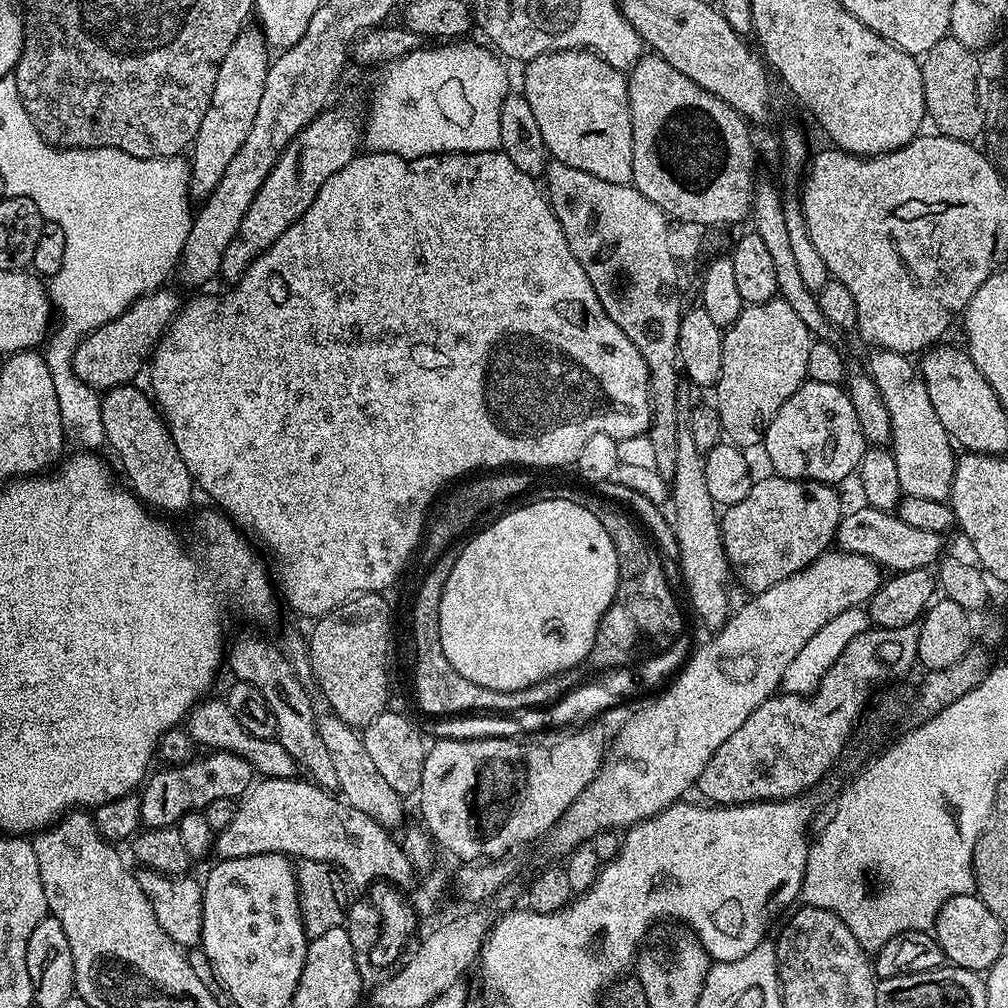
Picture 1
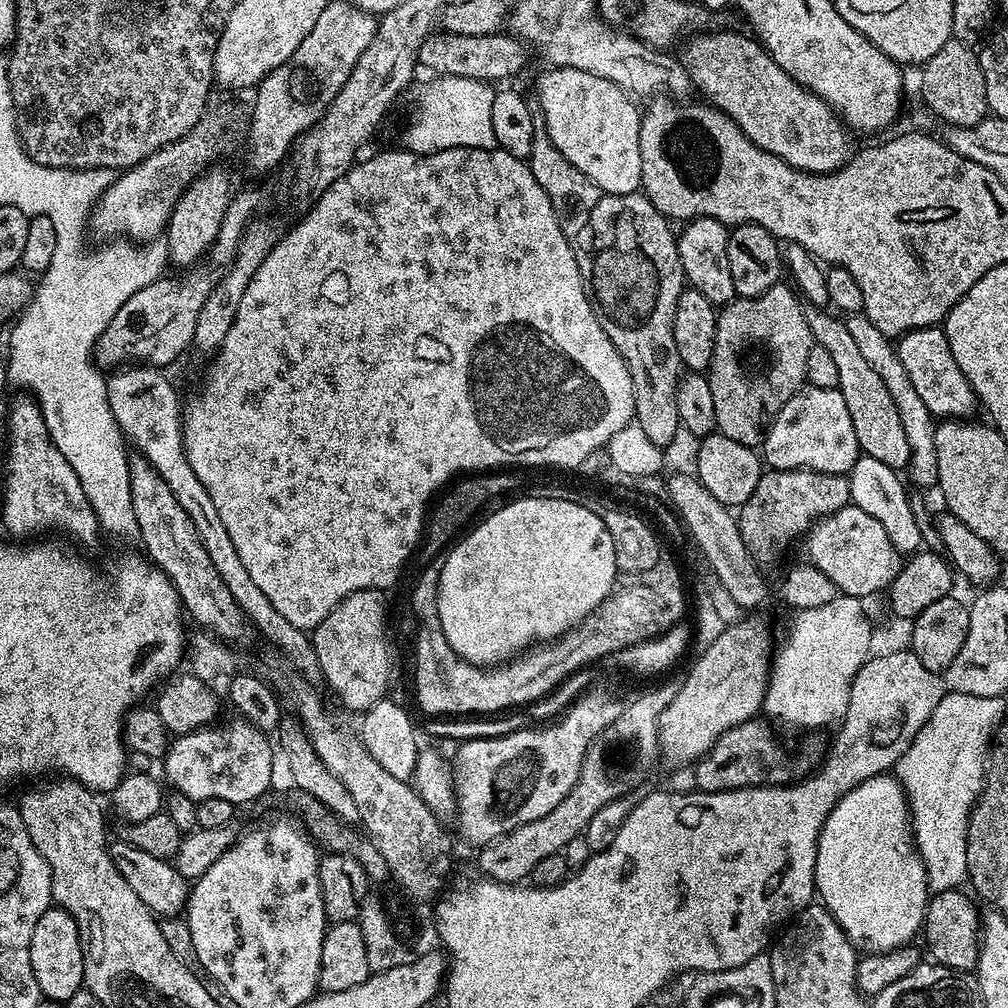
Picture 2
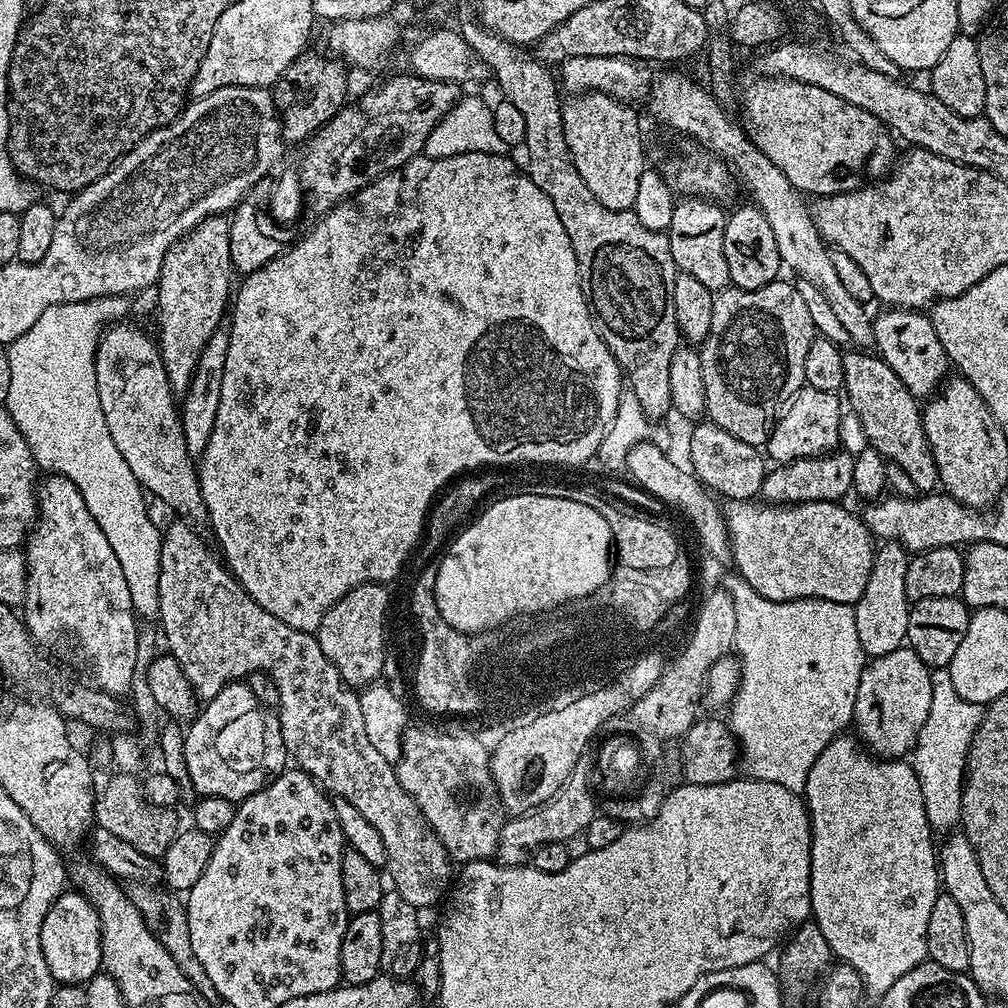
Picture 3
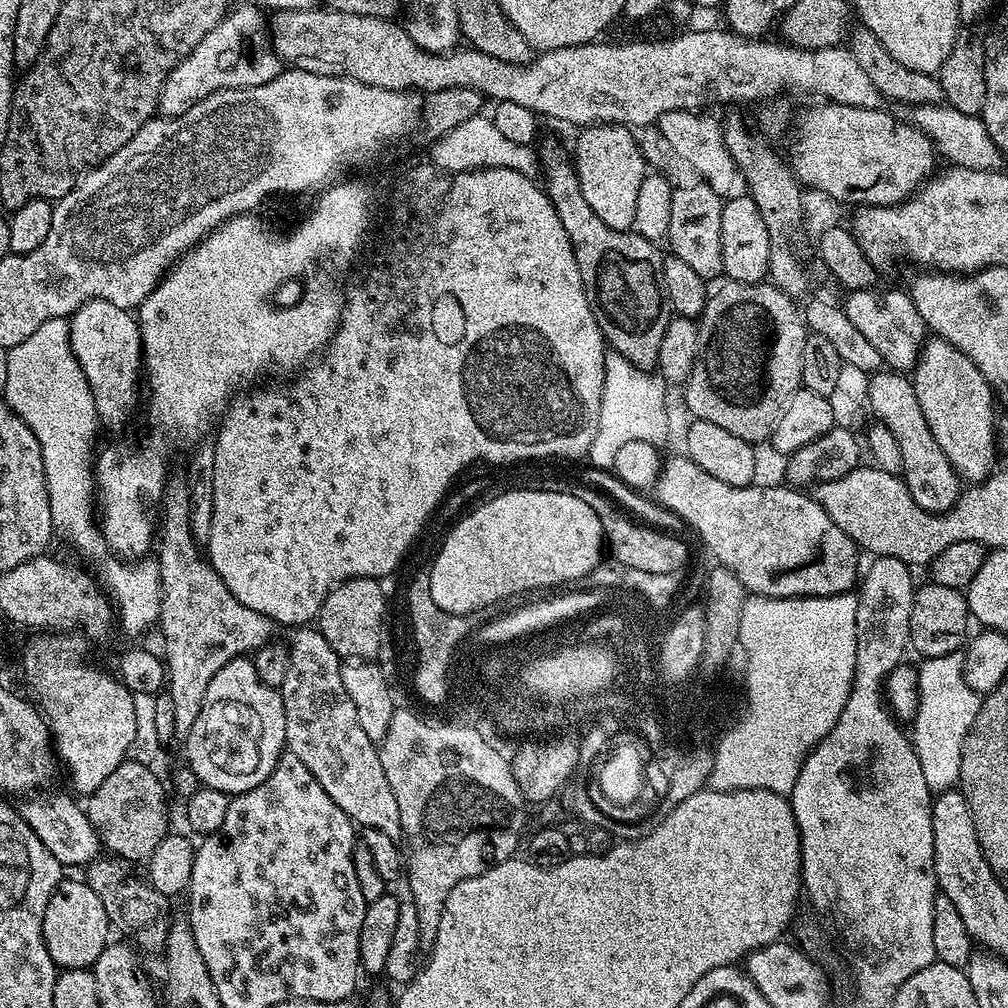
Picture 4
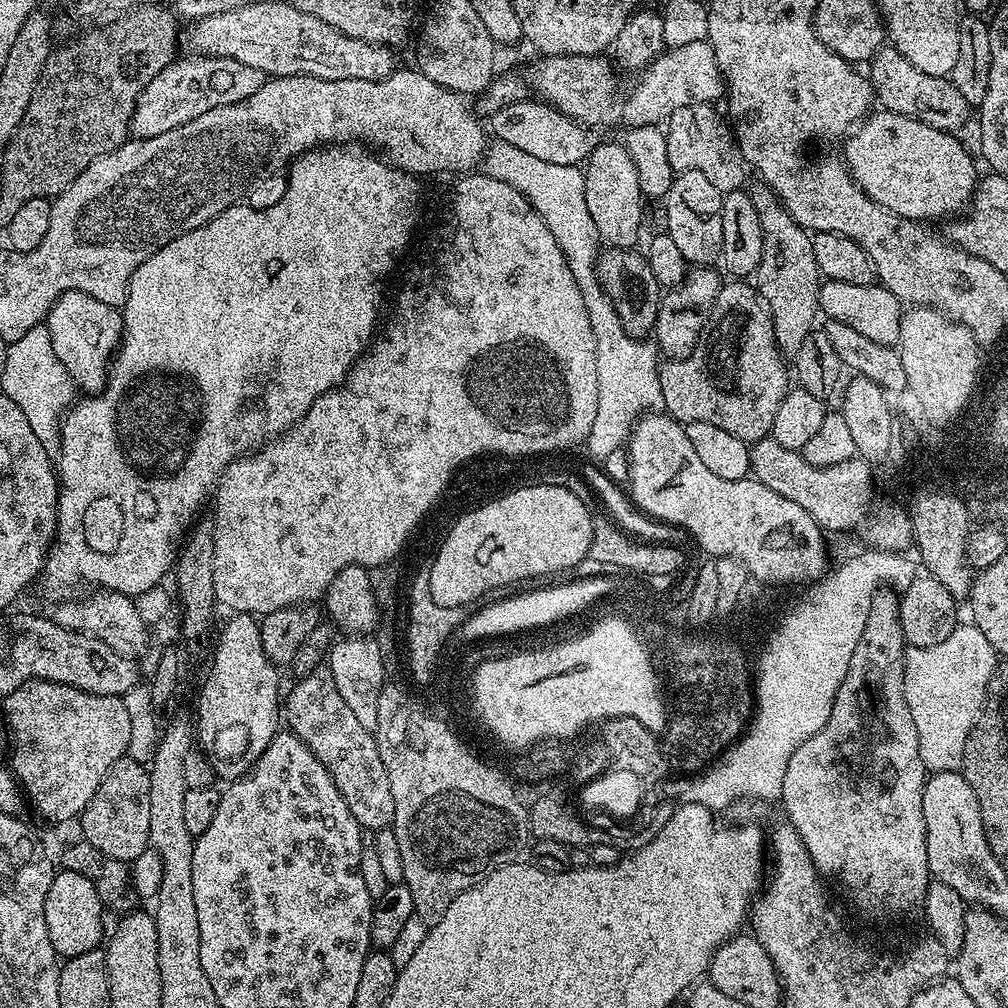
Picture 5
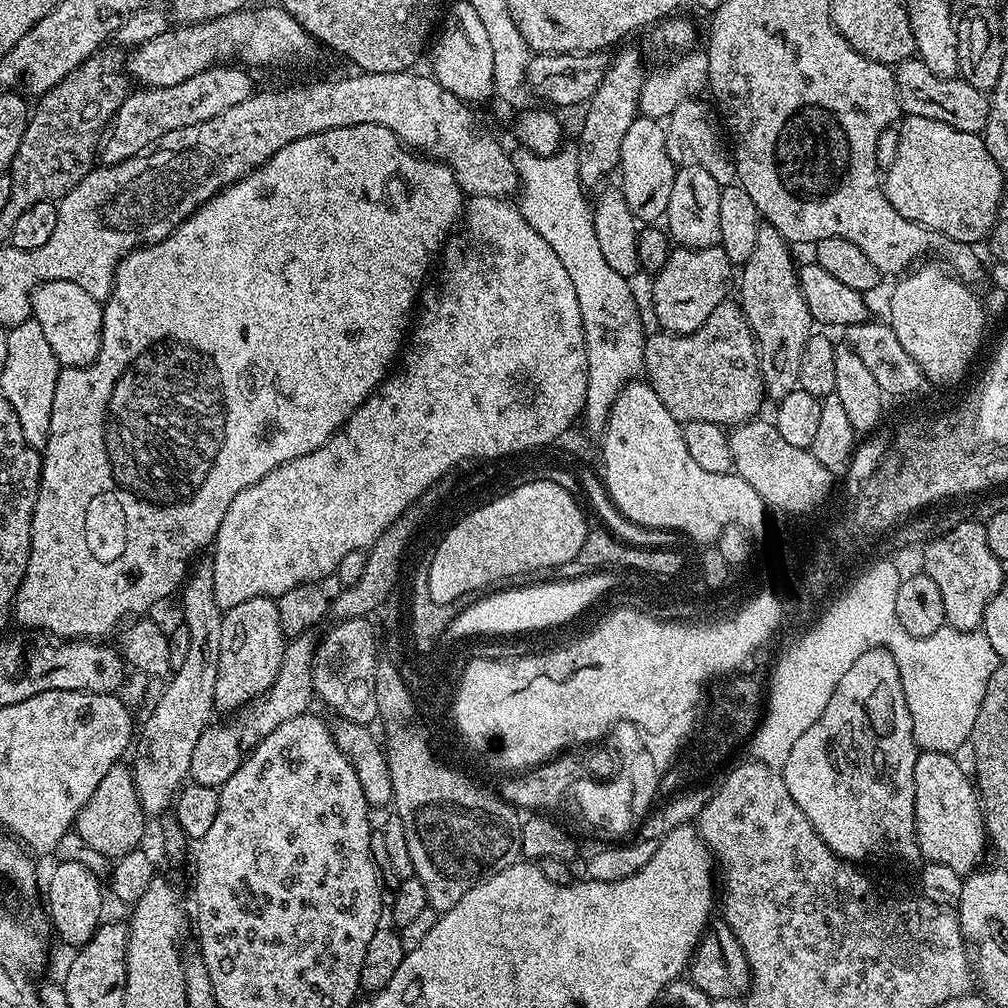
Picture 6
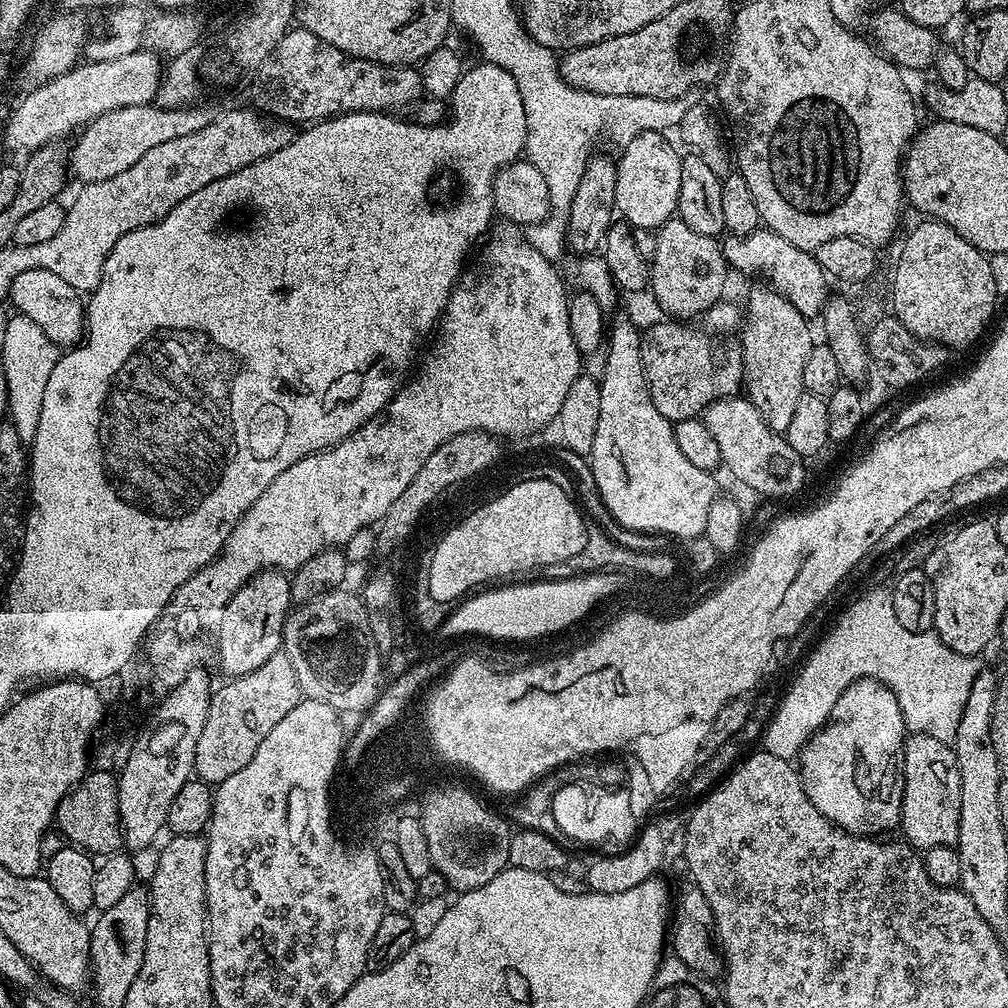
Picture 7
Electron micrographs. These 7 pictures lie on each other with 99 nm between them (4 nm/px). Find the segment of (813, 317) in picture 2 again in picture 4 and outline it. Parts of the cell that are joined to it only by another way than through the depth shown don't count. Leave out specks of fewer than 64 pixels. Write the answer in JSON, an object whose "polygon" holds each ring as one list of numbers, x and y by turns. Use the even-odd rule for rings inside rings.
{"polygon":[[881,370,878,372,871,373,867,377,868,380,868,402,866,398,867,407,870,409,872,407,872,412,876,415,875,419,879,421,879,423,884,424,887,430,890,430,891,434,894,434,894,439,898,442,898,447,902,452,902,466,904,467,902,473,902,479,904,484,910,490,910,494,914,498,914,502,918,502,918,506,922,506,922,510,926,510,927,512,945,512,946,510,950,510,954,506,954,502,957,498,960,497,962,491,962,481,959,476,957,476,956,471,954,470,954,466,950,466,950,462,946,458,946,454,942,450,942,446,938,446,938,442,934,442,934,434,930,434,930,426,926,426,926,414,922,414,922,406,918,406,918,398,914,394,914,386,912,385,911,379,907,375,901,374,899,372,894,372,891,370]]}

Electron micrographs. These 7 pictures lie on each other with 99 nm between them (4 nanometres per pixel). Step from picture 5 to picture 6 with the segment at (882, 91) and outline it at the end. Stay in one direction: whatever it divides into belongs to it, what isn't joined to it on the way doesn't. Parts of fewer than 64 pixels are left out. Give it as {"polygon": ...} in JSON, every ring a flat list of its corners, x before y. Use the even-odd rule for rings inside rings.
{"polygon":[[919,58,901,62,895,74,901,113,918,118,934,118,934,122,946,122,946,126,954,126,954,130,983,133,990,114,990,100,985,93,974,90,970,82,951,76,938,76]]}

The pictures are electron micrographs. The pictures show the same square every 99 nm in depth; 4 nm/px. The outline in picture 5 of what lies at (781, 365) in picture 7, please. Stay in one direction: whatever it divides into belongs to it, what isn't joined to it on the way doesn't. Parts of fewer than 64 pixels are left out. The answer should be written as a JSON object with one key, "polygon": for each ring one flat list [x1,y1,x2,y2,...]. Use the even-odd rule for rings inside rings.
{"polygon":[[756,182,747,193,754,202,754,210,758,210,758,222,762,222,762,262,758,262,754,273,754,287,772,315,776,347,785,357,794,358,804,339,817,327,816,316,820,312,822,277,818,262,814,262,812,236,790,218,786,206,782,206,767,184]]}

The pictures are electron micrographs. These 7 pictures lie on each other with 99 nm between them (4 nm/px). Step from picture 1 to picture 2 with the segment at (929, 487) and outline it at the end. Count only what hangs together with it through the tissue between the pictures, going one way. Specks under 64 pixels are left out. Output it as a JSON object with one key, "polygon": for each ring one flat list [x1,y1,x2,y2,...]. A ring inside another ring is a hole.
{"polygon":[[863,314,850,316,844,320,846,330,854,337,854,342,858,346,859,352,866,357,866,363,878,373,878,378,882,378,886,390,890,390,890,398,894,398,894,406,898,406,898,418,902,418,902,428,906,430,906,442,910,442,910,462,906,469,906,476,909,481,913,480,915,487,920,490,927,490,933,487,938,478,938,462,936,461,936,443,934,434,936,433,937,421,930,410,926,410,926,402,922,402,914,391,914,386,910,383,910,378,906,375,906,366,902,366,902,360,896,353,896,345,870,318]]}

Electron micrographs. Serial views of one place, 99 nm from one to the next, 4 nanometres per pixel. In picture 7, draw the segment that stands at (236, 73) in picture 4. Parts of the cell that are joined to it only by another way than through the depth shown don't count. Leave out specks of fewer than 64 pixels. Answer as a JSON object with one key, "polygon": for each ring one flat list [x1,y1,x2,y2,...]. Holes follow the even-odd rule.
{"polygon":[[151,103,102,114,75,137,76,145,70,148,71,175,76,175,84,184,93,184,114,178,122,174,122,170,130,170,130,166,134,166,142,154,150,154,154,146,162,146,162,142,170,142,170,138,182,138,182,134,194,134,194,130,202,130,202,126,209,124,214,112,200,107,204,106,161,108]]}

